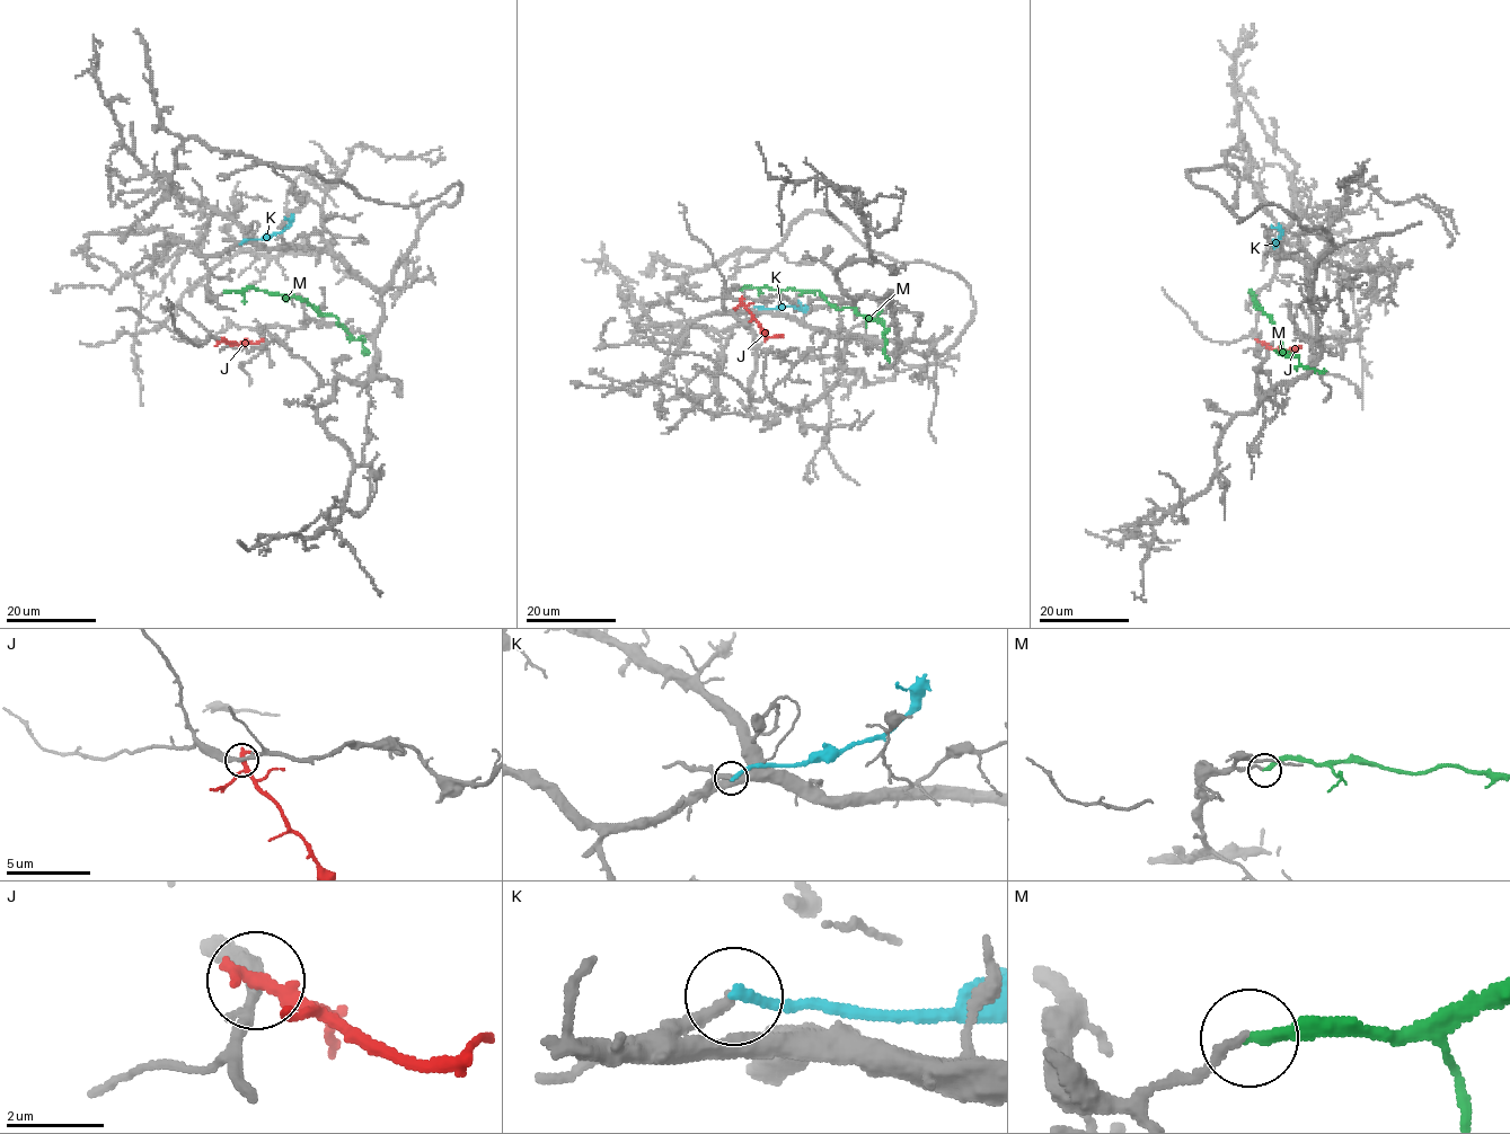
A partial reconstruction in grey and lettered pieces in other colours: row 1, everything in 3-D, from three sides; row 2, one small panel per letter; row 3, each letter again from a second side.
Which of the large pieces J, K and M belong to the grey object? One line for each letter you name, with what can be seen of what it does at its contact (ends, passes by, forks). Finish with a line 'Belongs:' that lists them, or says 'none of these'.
Belongs: none of these

